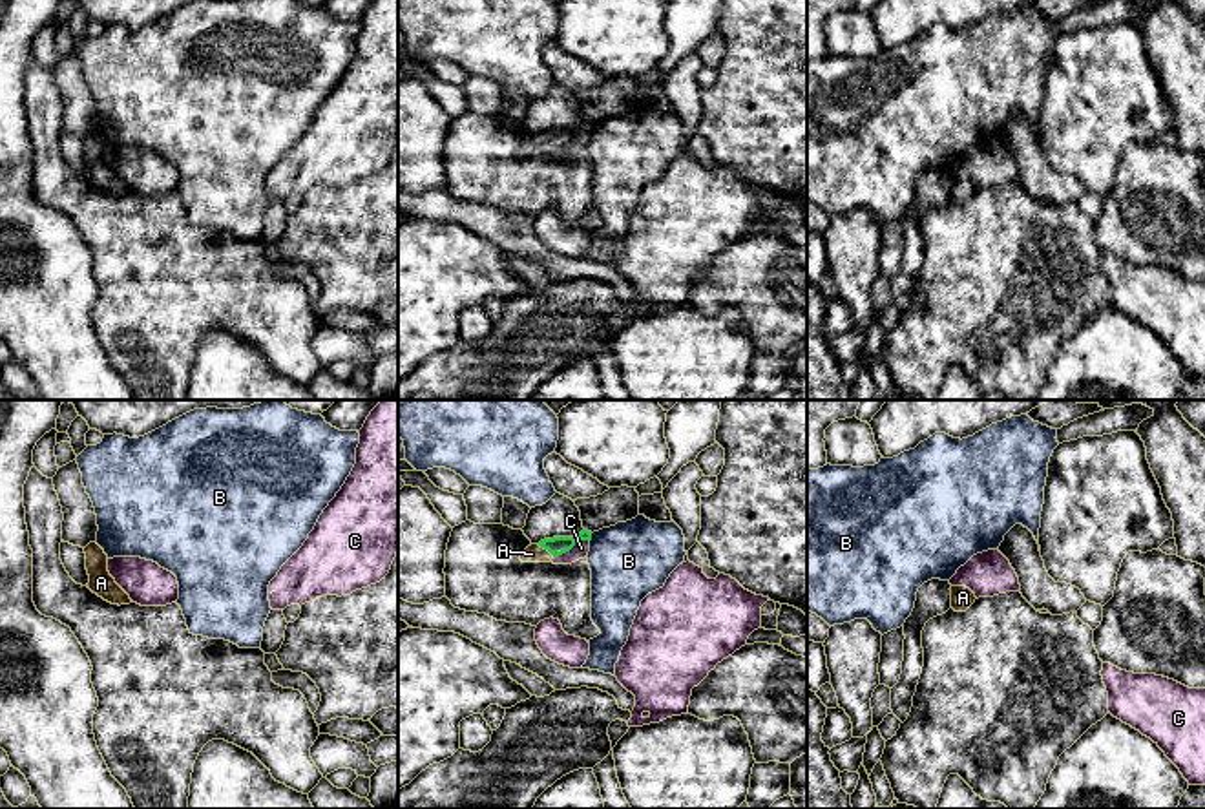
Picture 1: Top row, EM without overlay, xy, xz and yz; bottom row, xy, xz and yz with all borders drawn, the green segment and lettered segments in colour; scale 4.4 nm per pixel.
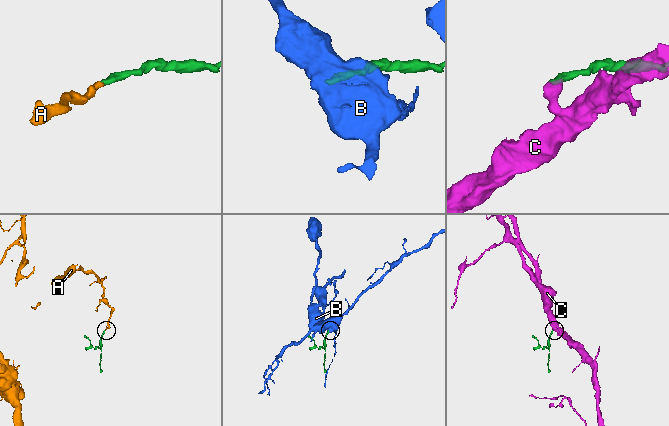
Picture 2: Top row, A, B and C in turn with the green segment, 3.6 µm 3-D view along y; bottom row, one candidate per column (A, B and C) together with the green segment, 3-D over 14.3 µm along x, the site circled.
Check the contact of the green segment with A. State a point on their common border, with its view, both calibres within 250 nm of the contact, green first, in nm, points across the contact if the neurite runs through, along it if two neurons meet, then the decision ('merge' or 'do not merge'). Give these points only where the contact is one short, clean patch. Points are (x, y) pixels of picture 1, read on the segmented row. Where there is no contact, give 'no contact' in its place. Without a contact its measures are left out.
meets green in xz at (546, 548); 80 nm thick on the green side, 80 nm on the other; runs through xz (557, 545), (546, 548), (532, 554); merge

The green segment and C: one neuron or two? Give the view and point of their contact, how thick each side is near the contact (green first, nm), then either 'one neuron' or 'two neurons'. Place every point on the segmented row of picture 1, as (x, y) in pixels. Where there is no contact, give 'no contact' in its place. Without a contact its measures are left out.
contact xz (570, 548); calibres 80 and 70 nm; two neurons

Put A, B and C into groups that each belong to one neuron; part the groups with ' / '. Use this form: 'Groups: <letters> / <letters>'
Groups: A / B / C

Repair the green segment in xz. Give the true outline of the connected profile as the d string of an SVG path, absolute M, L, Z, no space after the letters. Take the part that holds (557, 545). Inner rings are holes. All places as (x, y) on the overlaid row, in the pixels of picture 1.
M582 530L581 533L573 537L544 539L539 544L528 546L522 552L520 561L522 562L551 562L553 557L559 557L570 552L579 541L592 541L592 531Z

